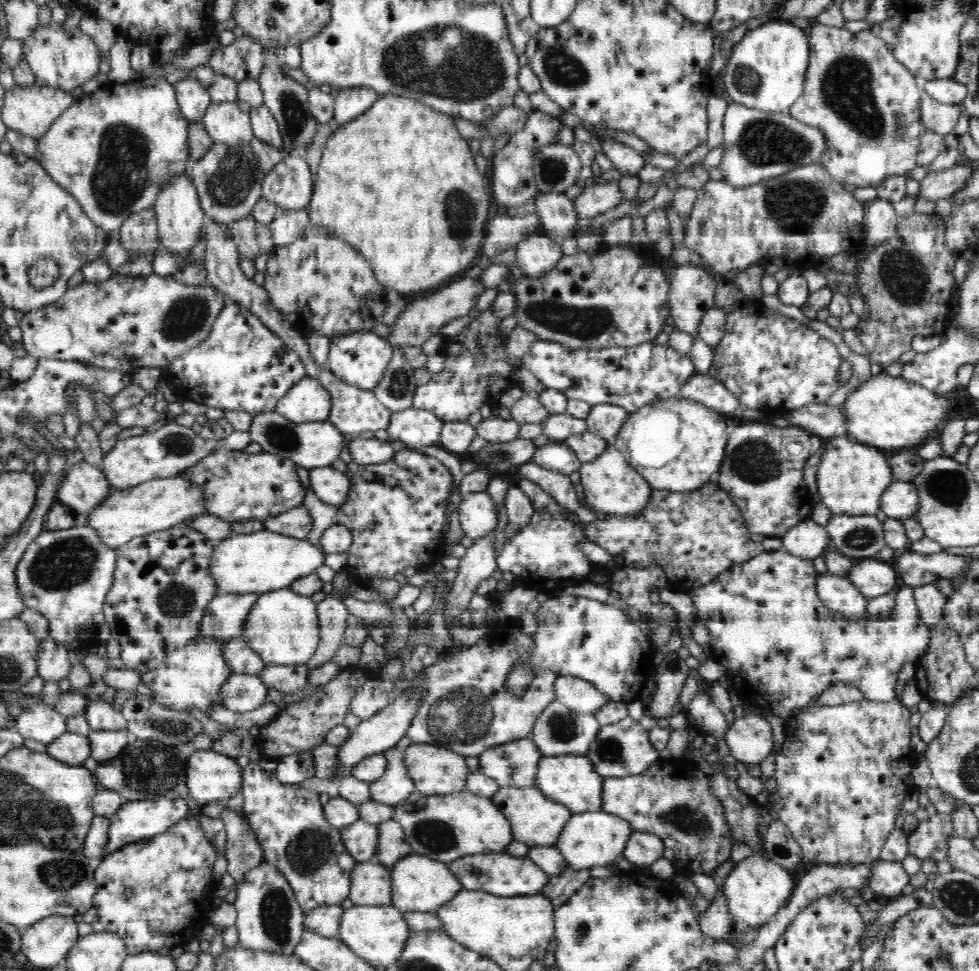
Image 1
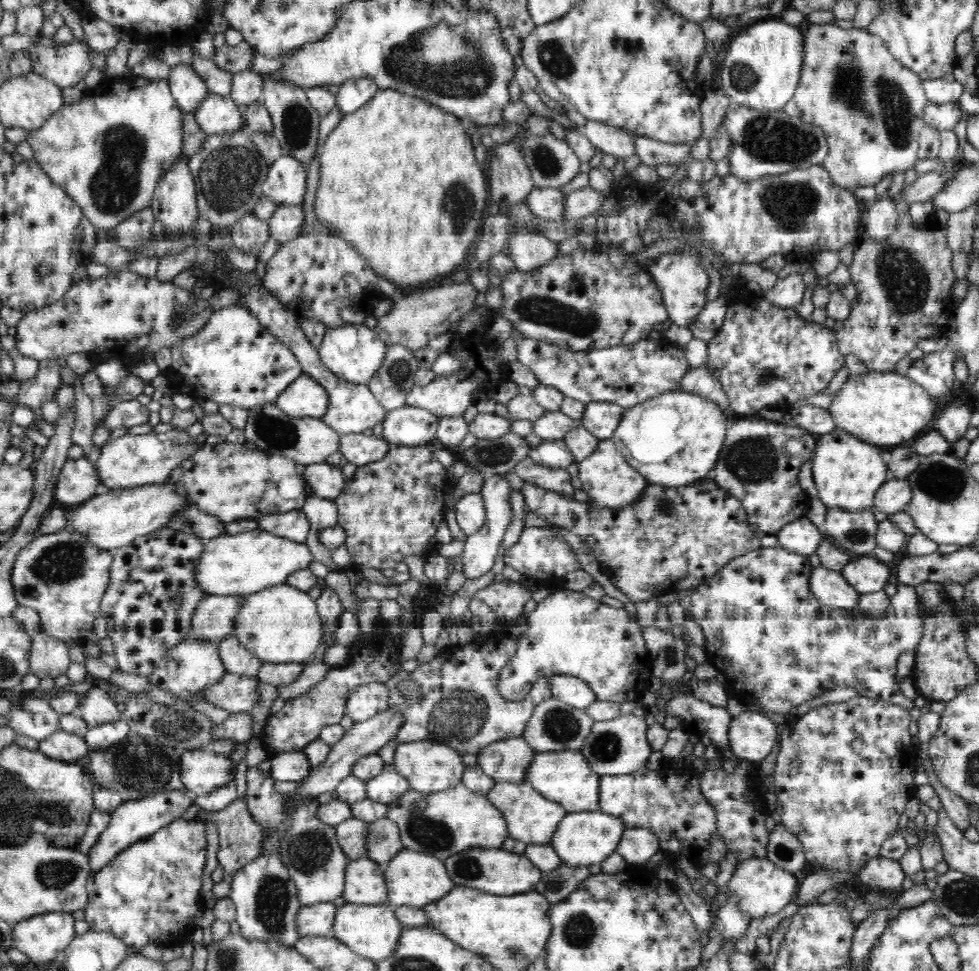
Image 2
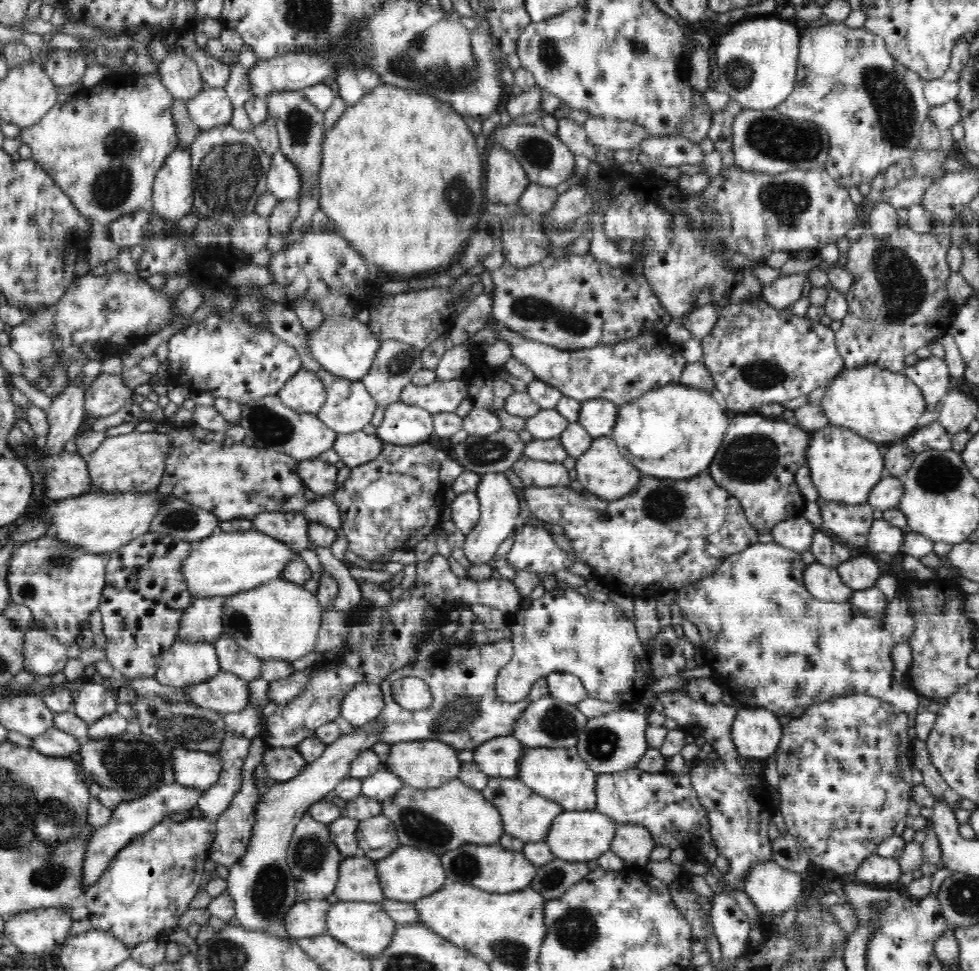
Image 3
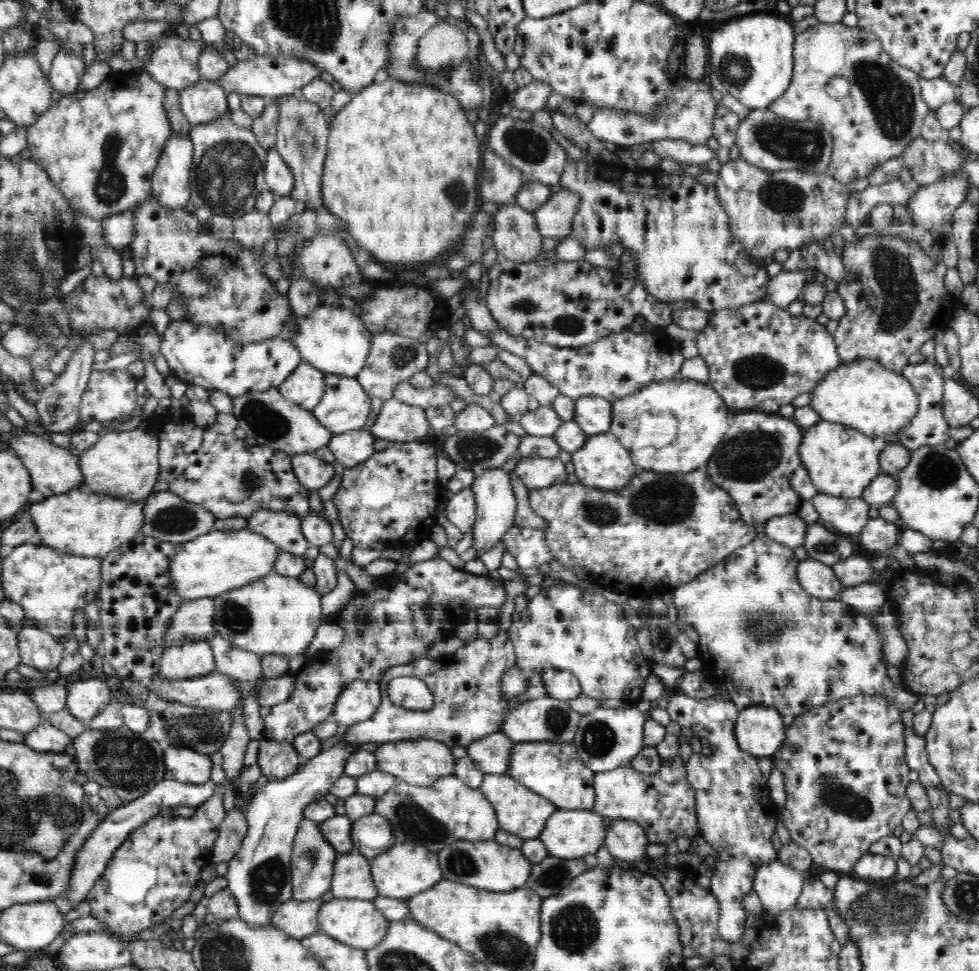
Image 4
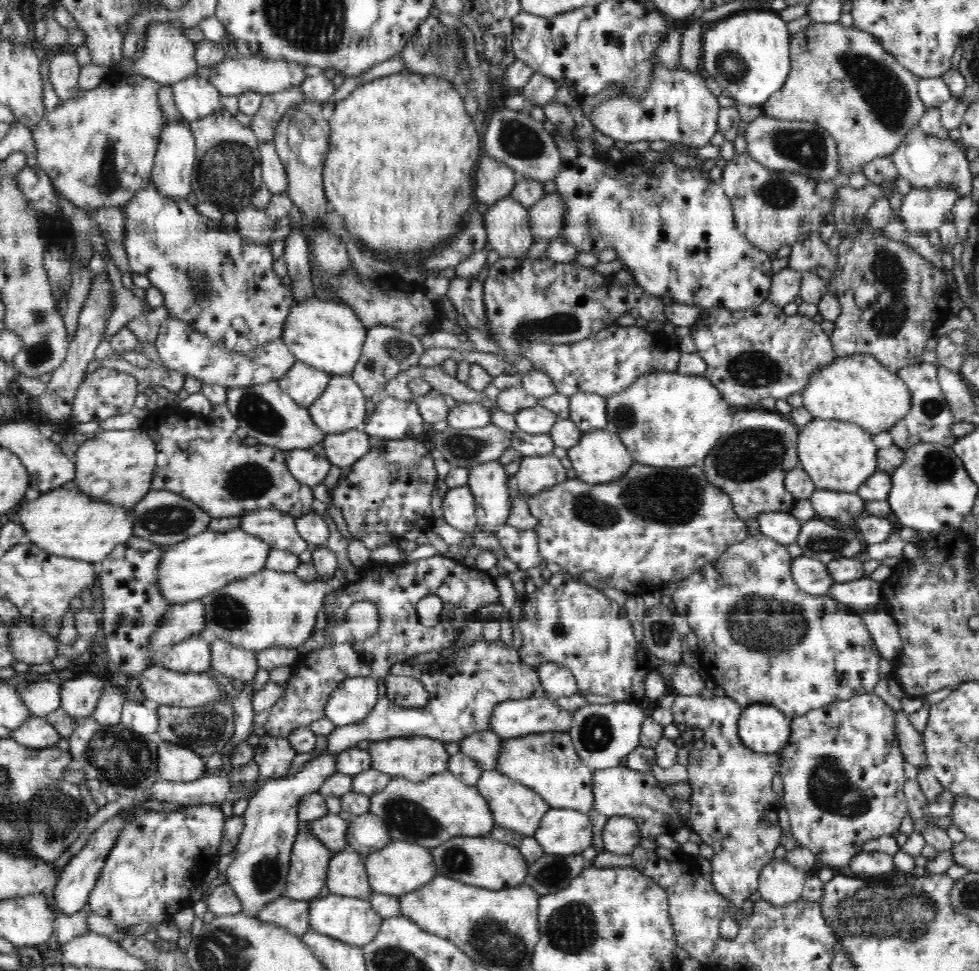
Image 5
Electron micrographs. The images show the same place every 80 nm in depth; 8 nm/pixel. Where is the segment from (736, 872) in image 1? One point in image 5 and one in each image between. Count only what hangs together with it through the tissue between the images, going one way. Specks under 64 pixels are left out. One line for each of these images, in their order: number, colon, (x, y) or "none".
2: (760, 888)
3: (773, 890)
4: (778, 886)
5: (780, 883)

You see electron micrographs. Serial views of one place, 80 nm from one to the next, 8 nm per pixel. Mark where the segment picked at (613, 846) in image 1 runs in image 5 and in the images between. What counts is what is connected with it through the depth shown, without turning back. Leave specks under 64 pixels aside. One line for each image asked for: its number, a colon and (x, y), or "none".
2: (582, 838)
3: (579, 836)
4: (569, 834)
5: (562, 831)

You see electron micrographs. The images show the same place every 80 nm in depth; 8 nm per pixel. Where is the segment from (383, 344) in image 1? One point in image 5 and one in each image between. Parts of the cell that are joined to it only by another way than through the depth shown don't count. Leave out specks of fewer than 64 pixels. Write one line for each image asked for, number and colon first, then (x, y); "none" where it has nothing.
2: (354, 353)
3: (344, 346)
4: (334, 340)
5: (326, 335)

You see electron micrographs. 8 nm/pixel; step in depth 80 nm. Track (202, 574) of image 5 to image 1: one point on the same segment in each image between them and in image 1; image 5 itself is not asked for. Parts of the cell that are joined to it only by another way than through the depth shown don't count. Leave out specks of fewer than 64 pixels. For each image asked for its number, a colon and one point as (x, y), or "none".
1: (264, 561)
2: (242, 564)
3: (226, 563)
4: (215, 563)

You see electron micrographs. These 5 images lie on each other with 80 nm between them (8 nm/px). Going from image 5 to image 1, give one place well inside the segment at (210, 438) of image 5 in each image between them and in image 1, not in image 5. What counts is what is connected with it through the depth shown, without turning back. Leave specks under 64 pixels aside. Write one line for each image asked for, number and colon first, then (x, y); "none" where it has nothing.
1: (240, 488)
2: (224, 479)
3: (231, 480)
4: (217, 470)

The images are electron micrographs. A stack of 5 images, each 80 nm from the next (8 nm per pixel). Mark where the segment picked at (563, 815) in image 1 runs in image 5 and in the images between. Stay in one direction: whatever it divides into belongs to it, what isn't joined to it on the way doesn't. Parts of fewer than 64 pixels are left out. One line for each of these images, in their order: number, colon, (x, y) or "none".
2: (531, 818)
3: (526, 815)
4: (521, 811)
5: (515, 807)

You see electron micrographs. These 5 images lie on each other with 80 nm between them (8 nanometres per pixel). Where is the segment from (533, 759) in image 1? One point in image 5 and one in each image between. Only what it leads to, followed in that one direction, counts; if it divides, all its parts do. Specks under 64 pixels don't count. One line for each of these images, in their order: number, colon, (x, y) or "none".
2: (505, 761)
3: (501, 758)
4: (493, 754)
5: (486, 748)

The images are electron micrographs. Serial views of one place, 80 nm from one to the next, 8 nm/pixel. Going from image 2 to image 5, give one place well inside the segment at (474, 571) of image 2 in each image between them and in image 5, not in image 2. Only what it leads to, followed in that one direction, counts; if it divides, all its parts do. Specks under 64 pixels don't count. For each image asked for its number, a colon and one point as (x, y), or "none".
3: (499, 507)
4: (495, 503)
5: (488, 481)

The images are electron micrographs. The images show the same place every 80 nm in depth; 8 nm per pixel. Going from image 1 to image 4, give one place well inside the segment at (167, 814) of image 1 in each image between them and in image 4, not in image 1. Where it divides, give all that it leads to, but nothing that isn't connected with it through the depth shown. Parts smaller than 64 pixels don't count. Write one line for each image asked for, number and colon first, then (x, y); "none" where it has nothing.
2: (137, 819)
3: (129, 820)
4: (90, 863)

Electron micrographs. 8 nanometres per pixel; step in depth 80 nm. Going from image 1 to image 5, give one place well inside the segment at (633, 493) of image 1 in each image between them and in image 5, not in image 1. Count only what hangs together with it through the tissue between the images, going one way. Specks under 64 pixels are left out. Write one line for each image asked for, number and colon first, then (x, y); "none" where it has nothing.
2: (610, 481)
3: (604, 471)
4: (602, 462)
5: (600, 457)

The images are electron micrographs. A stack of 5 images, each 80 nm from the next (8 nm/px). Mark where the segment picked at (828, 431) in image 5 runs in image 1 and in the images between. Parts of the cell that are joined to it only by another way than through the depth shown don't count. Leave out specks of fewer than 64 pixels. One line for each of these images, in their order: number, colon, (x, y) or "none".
1: (851, 477)
2: (847, 471)
3: (844, 466)
4: (840, 460)

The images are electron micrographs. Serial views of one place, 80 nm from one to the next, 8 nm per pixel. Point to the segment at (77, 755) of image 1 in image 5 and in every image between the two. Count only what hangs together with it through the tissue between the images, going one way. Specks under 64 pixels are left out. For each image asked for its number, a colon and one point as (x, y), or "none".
2: (63, 746)
3: (55, 742)
4: (46, 738)
5: (36, 732)

